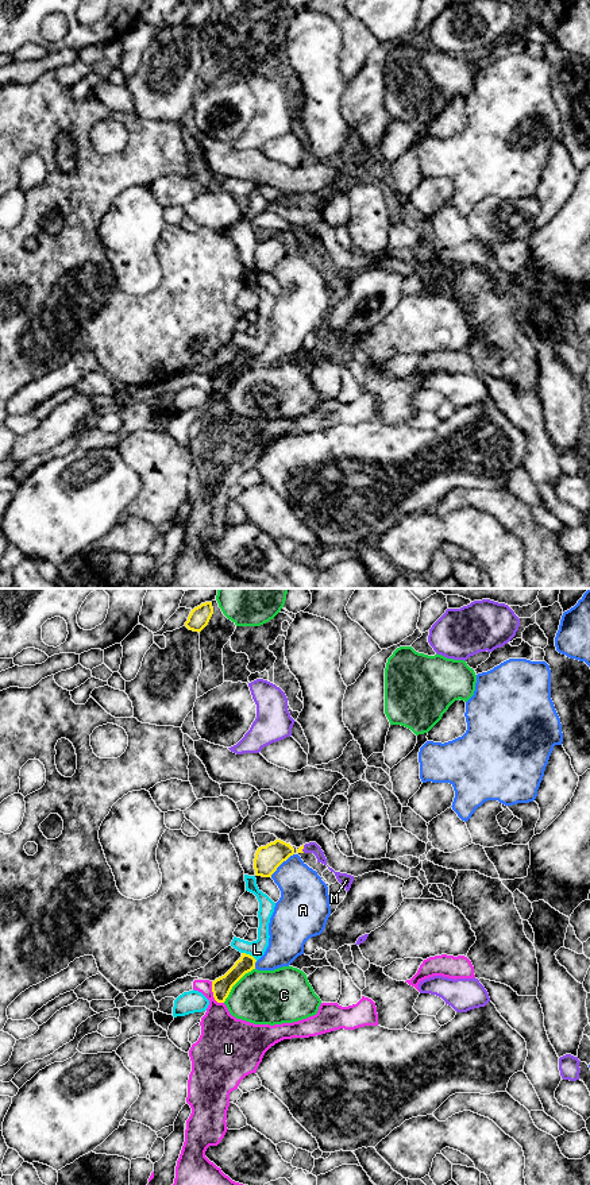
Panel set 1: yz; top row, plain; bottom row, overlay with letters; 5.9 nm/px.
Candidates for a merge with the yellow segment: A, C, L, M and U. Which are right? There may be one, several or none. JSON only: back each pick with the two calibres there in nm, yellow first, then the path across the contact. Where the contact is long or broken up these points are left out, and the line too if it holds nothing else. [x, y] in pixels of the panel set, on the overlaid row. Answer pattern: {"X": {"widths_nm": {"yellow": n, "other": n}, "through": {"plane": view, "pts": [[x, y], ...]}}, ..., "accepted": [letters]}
{"accepted": []}

